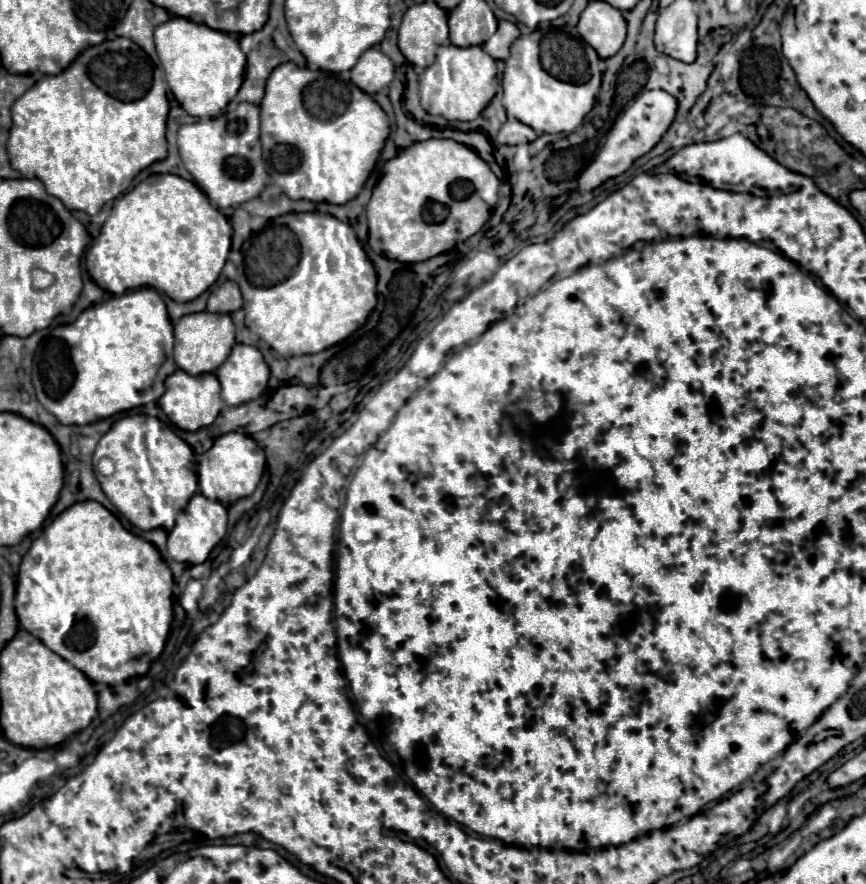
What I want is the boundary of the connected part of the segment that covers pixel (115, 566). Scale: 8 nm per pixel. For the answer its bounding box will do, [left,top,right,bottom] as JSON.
[14,500,172,684]

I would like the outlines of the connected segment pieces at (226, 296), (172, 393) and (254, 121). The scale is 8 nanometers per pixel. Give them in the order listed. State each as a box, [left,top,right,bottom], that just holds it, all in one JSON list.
[[208,280,242,314],[158,370,222,432],[178,102,266,206]]

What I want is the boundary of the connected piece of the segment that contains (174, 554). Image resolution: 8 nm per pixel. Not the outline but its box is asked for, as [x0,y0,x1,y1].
[168,494,226,564]

